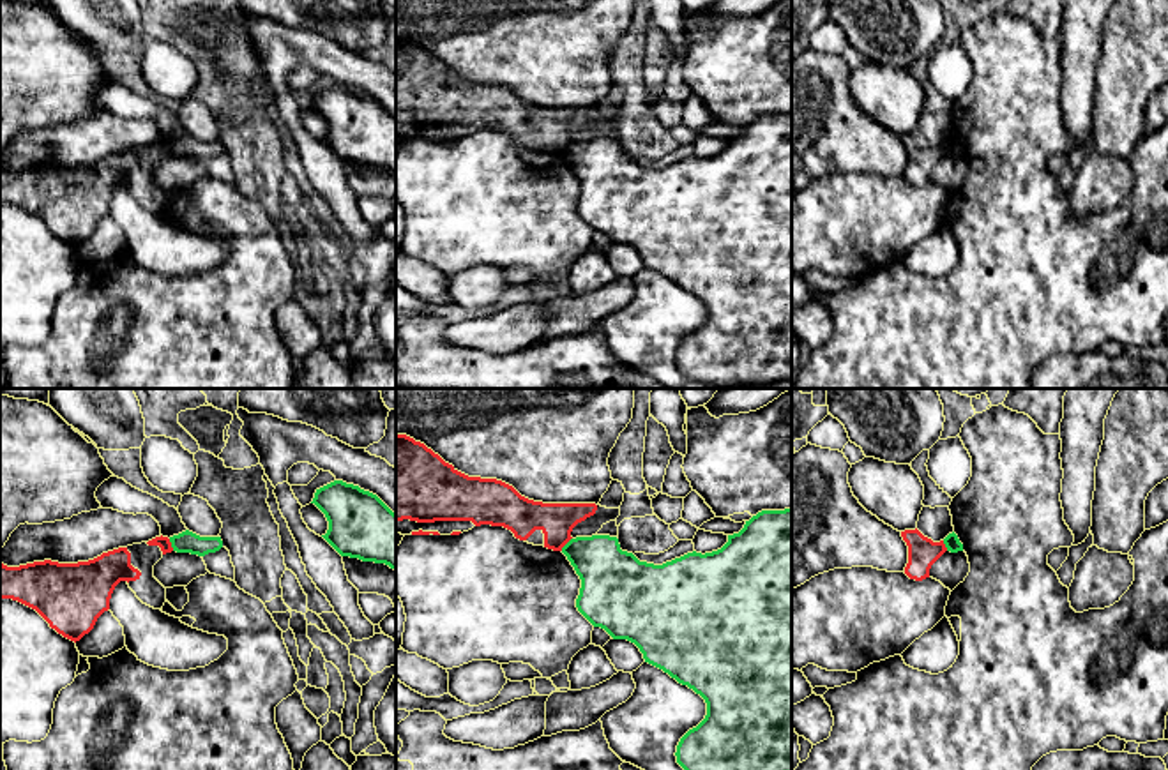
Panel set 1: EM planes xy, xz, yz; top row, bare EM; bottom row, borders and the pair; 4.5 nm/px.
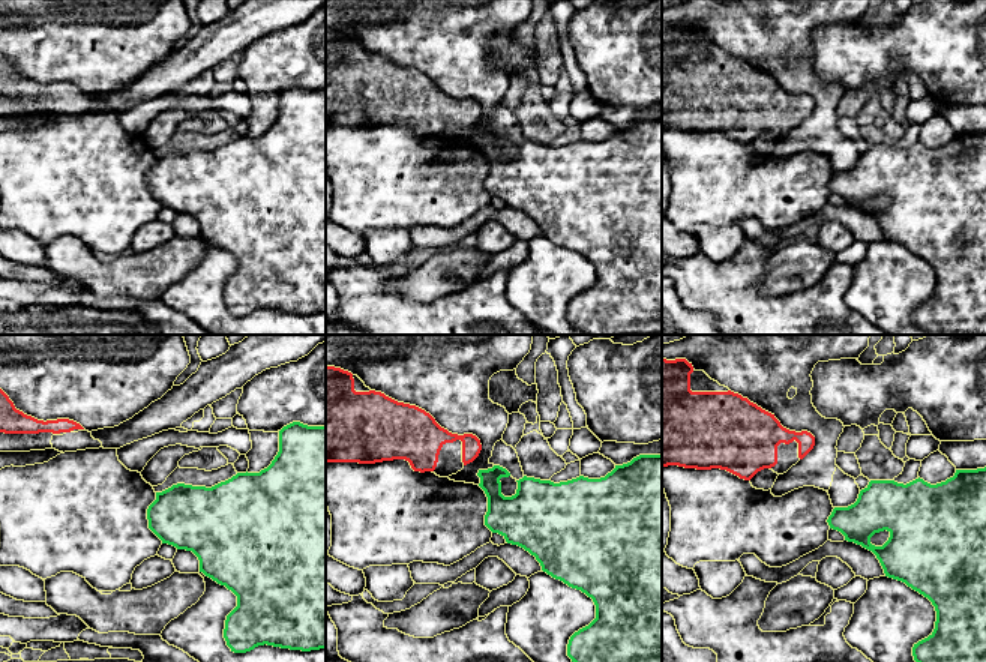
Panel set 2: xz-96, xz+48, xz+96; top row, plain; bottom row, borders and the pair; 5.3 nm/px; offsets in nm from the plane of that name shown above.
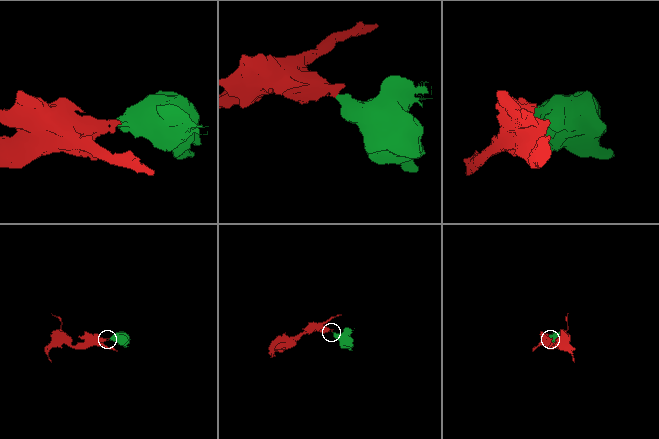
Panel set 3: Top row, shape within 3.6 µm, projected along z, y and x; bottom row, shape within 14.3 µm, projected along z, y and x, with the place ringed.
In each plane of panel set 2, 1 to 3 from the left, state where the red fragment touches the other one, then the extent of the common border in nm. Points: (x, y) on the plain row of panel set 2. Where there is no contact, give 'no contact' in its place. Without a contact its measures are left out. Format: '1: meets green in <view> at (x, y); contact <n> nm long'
1: no contact
2: no contact
3: no contact

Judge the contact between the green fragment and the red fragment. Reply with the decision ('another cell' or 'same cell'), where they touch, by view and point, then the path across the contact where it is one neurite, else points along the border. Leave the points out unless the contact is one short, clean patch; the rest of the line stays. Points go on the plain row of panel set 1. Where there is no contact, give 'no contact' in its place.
another cell | xz (566, 149) | along xz (571, 142), (561, 154)

